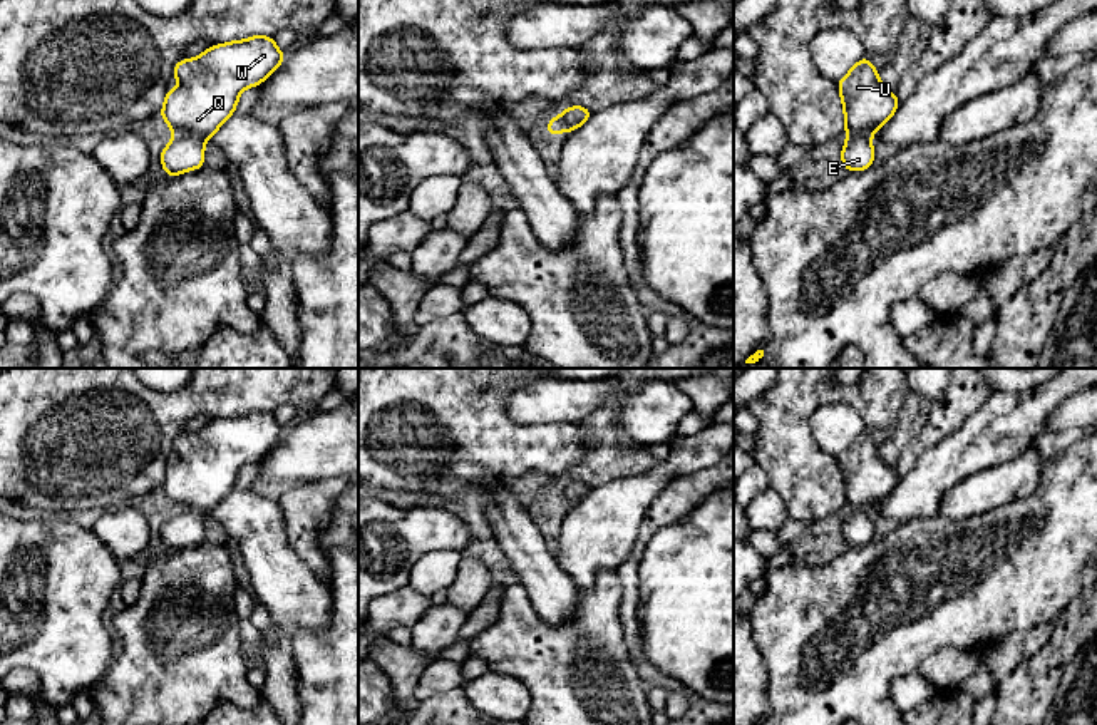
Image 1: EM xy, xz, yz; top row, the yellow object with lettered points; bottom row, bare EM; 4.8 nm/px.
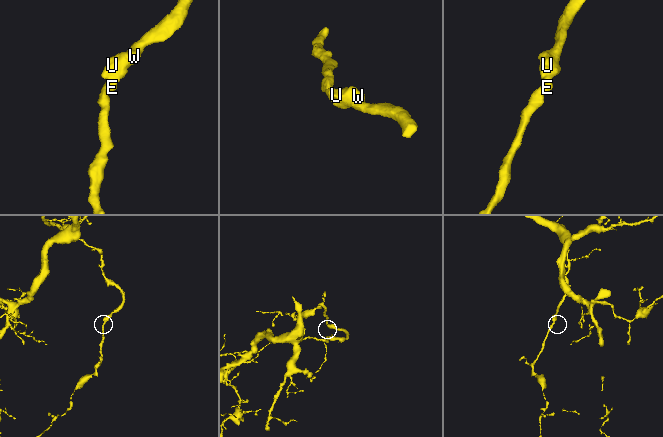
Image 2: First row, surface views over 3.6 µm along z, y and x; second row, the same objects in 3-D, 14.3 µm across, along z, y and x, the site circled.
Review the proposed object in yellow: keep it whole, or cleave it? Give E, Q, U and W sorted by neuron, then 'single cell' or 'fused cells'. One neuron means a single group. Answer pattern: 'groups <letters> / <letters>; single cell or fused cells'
groups E Q U W; single cell

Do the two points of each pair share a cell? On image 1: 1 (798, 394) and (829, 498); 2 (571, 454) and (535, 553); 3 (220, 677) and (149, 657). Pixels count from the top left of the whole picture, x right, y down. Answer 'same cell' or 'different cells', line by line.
1: same cell
2: different cells
3: same cell

